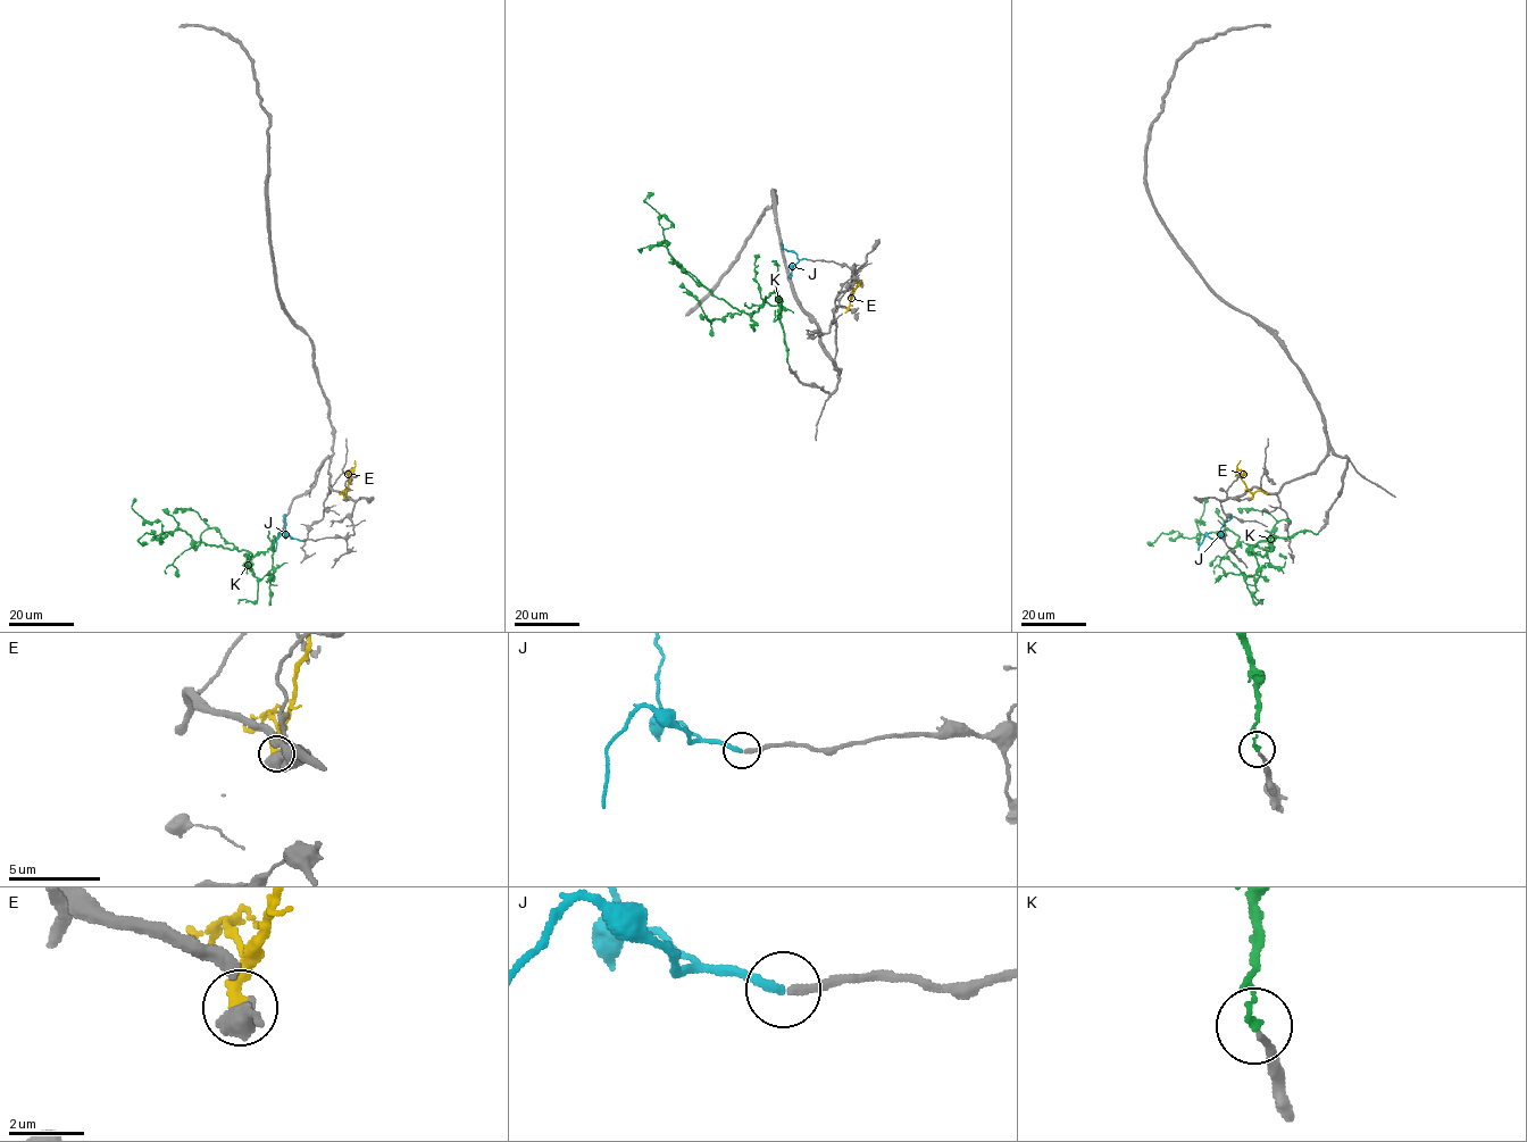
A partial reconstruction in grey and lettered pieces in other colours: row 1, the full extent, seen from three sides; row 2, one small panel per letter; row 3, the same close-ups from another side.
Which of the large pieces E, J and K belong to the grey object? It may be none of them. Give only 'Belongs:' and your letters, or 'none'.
Belongs: J, K

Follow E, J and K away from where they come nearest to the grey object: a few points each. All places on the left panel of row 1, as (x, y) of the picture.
E: (344, 498), (353, 469), (349, 476)
J: (300, 540), (282, 533), (275, 550)
K: (281, 533), (272, 548), (255, 556), (194, 542), (181, 530), (158, 539), (145, 533), (139, 539), (147, 544)

